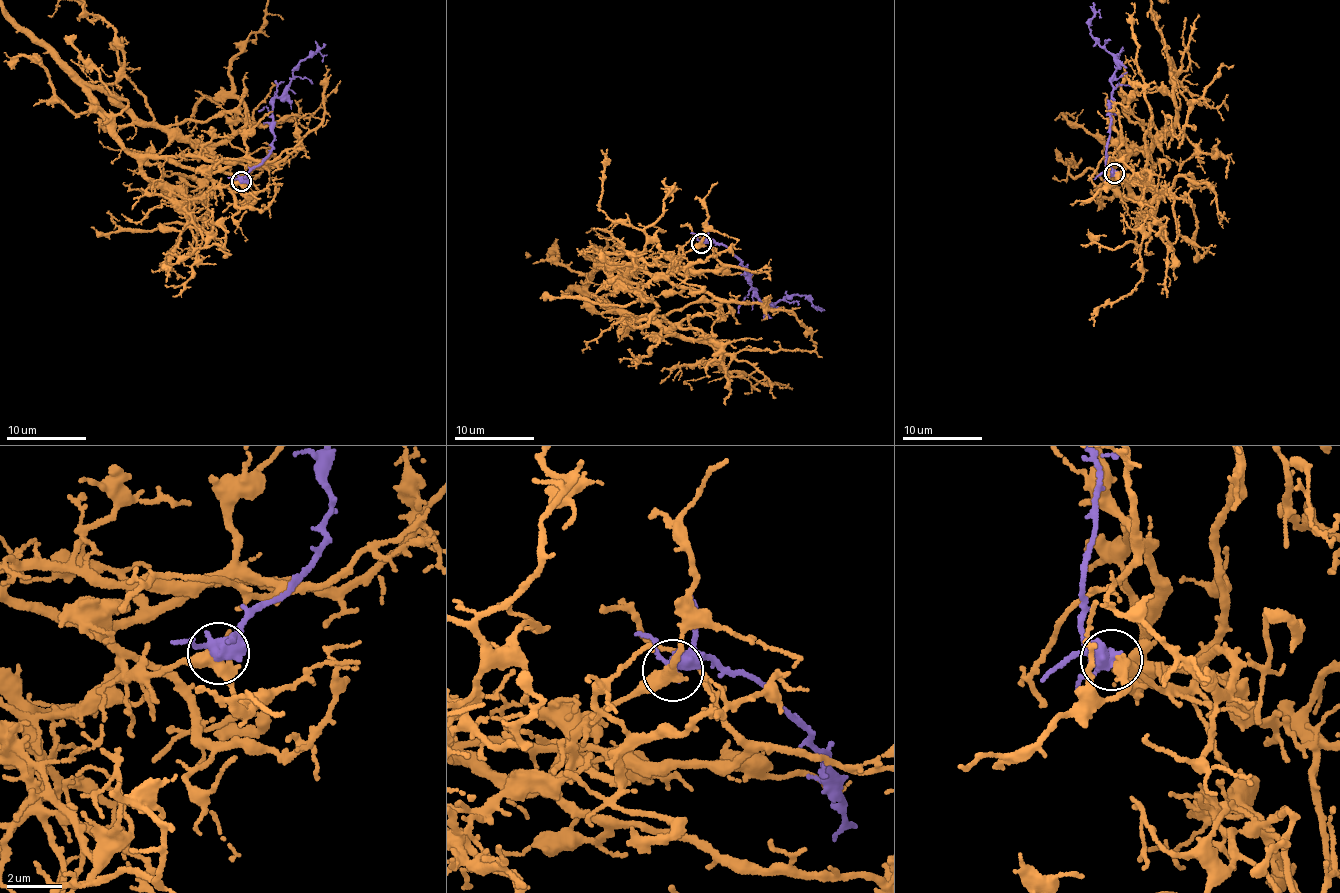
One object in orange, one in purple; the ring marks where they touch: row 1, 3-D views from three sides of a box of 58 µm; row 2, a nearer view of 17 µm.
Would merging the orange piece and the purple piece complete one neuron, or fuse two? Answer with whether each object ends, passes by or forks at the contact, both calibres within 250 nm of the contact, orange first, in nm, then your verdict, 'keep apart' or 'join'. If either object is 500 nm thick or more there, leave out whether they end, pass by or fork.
orange passes by | purple forks | 440/360 nm | keep apart

